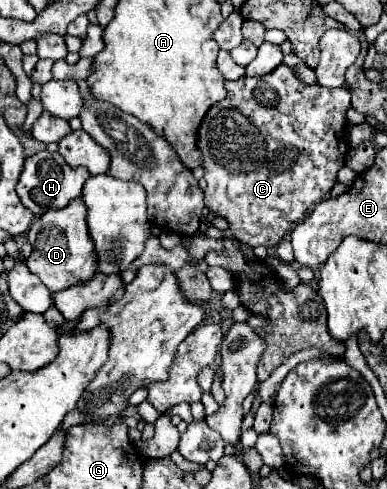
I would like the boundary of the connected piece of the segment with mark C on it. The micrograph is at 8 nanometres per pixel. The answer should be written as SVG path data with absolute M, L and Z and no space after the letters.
M279 64L273 72L233 82L233 96L227 94L219 104L213 104L197 130L197 148L205 170L205 206L211 212L227 218L229 230L237 240L249 246L277 246L283 236L317 204L333 184L337 172L345 166L349 152L347 142L347 110L351 106L351 90L345 86L325 88L321 84L305 84L297 74Z

